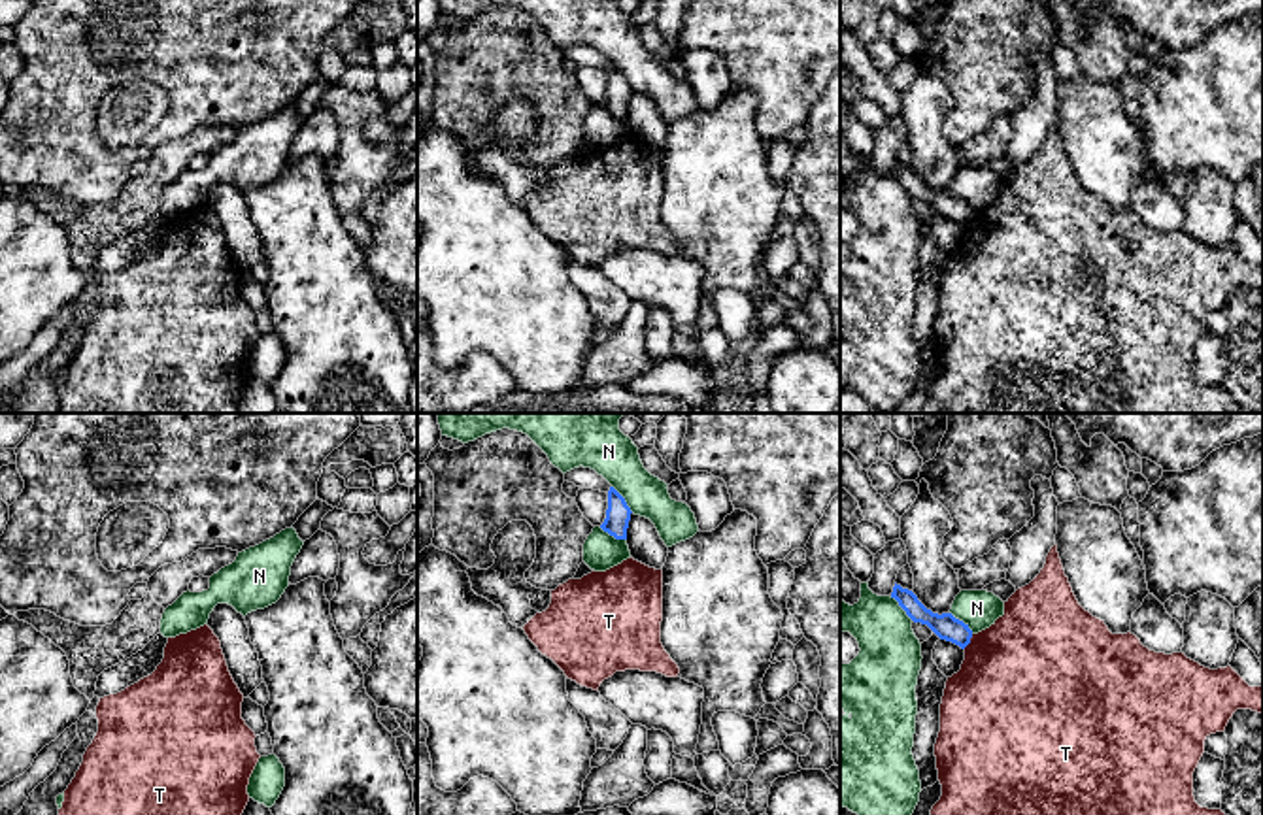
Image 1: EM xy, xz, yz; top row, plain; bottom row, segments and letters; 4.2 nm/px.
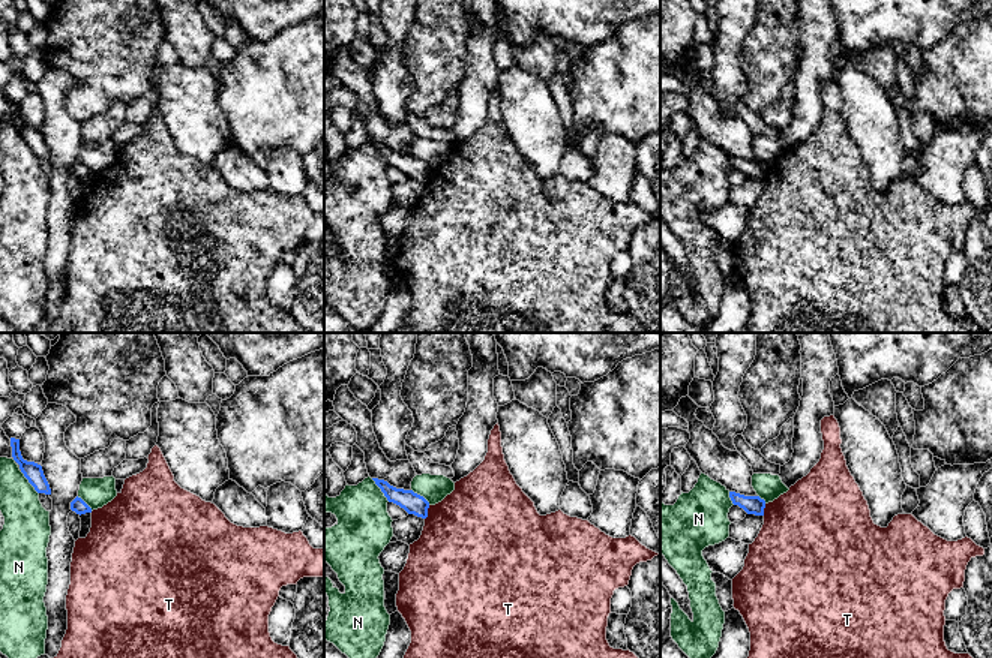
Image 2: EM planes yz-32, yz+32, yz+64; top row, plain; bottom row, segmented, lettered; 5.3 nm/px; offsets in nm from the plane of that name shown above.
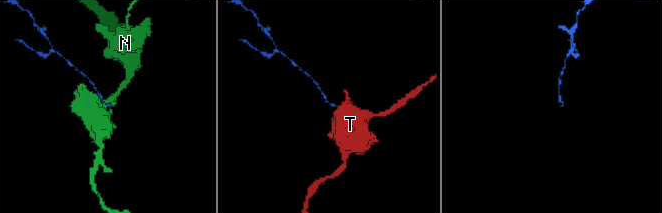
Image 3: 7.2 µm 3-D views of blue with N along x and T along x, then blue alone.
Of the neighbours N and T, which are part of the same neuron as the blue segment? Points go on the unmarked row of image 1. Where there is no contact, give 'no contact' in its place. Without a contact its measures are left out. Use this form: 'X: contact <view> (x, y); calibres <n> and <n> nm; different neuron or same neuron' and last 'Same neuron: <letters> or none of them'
N: contact xz (623, 76); calibres 110 and 200 nm; different neuron
T: contact yz (969, 219); calibres 110 and 480 nm; different neuron
Same neuron: none of them

